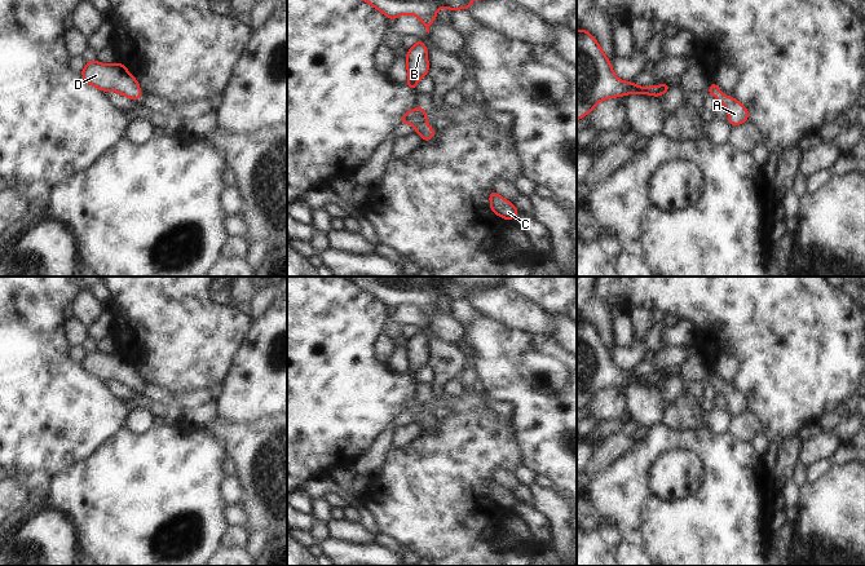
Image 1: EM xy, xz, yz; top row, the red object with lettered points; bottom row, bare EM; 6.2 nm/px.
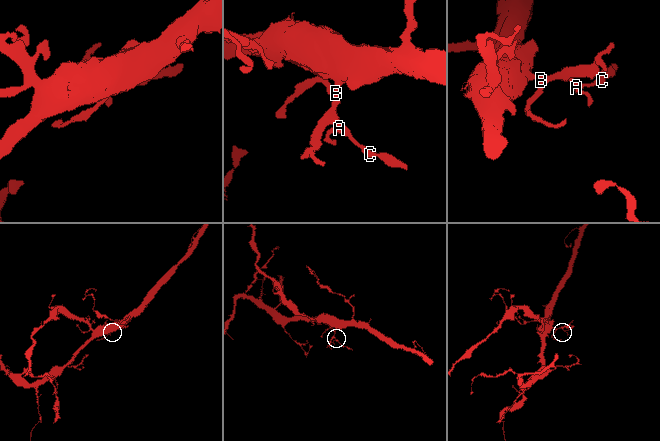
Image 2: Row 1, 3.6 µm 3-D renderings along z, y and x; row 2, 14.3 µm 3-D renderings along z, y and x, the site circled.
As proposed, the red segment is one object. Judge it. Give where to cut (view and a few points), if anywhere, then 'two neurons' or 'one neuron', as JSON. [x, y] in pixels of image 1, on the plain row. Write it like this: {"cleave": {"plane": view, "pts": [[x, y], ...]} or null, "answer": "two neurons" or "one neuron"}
{"cleave": null, "answer": "one neuron"}

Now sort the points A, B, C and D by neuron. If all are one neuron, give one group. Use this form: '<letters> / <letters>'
A B C D

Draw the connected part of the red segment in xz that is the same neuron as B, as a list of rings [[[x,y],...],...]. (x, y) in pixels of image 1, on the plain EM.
[[[418,328],[418,332],[407,339],[406,358],[409,368],[406,375],[415,381],[418,371],[428,364],[428,342],[425,333]]]

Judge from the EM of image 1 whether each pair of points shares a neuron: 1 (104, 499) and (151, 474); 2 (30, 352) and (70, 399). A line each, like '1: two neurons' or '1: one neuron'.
1: one neuron
2: one neuron

